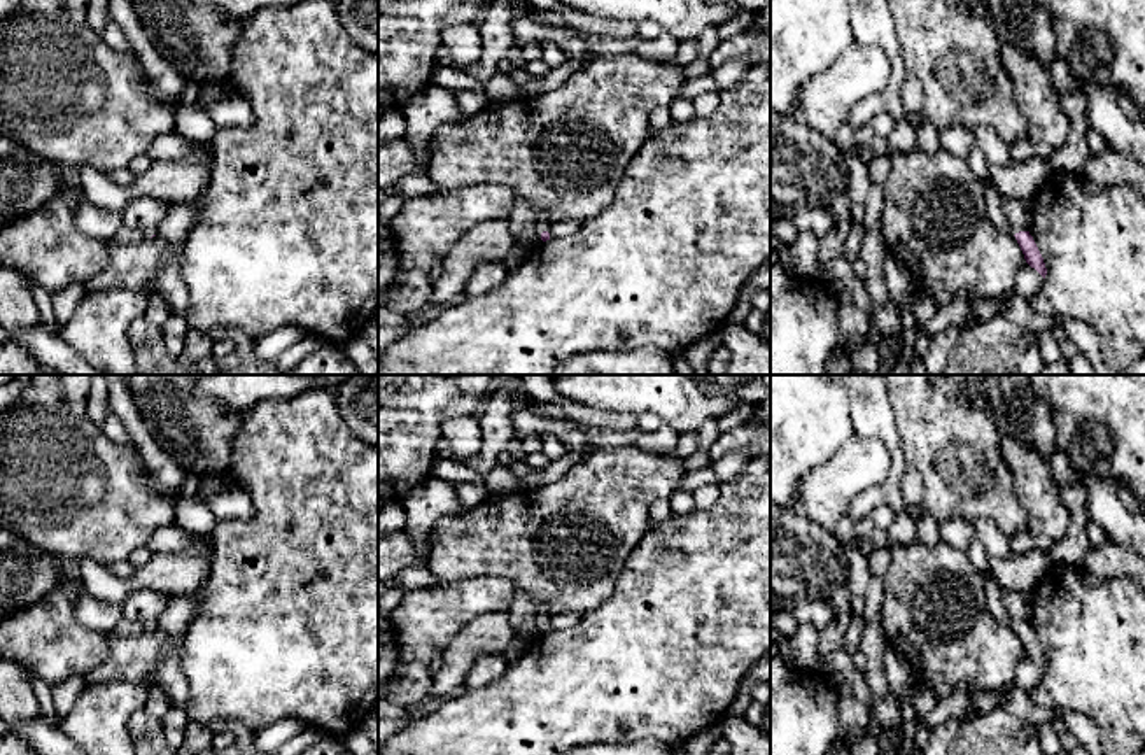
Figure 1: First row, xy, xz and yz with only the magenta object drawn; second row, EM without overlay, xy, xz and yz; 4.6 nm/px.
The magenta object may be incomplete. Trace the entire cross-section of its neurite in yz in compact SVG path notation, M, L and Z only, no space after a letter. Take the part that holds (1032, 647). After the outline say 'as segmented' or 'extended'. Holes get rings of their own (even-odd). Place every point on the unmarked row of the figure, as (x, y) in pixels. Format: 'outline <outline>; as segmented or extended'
outline M1019 624L1014 629L1024 646L1026 655L1045 671L1047 660L1045 660L1043 650L1036 639L1033 629L1029 627L1029 624Z; as segmented

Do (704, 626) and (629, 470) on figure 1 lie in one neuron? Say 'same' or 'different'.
same

